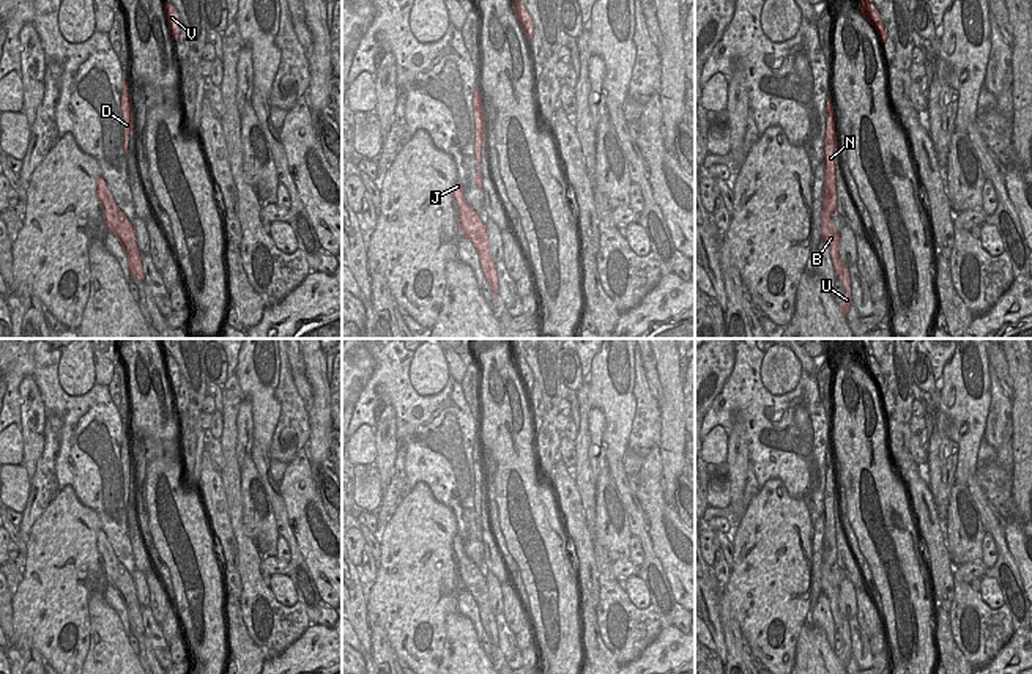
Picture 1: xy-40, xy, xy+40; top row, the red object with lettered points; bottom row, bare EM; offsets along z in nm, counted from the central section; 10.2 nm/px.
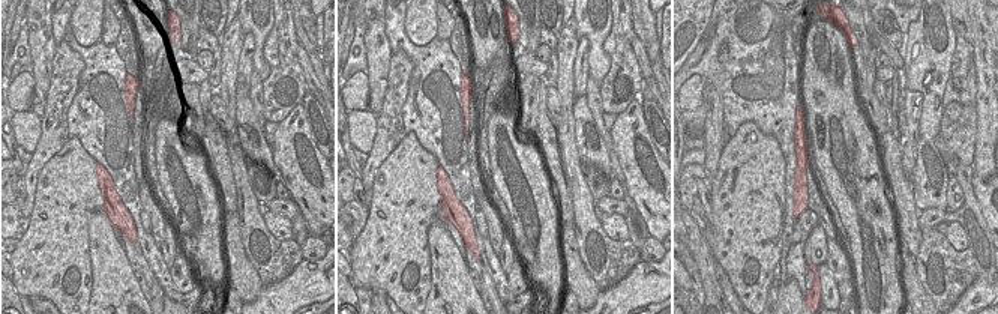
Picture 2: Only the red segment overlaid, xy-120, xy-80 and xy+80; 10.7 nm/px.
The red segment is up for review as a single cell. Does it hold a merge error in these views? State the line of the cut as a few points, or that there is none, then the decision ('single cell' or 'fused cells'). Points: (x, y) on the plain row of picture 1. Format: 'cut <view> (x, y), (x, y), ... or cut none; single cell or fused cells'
cut xy+40 (823, 561), (823, 566), (829, 570); fused cells

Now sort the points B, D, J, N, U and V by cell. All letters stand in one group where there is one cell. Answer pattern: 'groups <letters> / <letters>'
groups B J U / D N V

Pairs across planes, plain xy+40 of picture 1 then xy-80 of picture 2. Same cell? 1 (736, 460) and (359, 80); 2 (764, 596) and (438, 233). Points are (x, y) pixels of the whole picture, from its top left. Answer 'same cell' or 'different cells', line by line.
1: different cells
2: different cells

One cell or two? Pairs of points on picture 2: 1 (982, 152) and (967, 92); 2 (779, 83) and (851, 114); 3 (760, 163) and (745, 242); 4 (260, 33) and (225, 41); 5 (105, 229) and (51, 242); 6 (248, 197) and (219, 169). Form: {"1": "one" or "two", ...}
{"1": "two", "2": "two", "3": "one", "4": "two", "5": "two", "6": "two"}

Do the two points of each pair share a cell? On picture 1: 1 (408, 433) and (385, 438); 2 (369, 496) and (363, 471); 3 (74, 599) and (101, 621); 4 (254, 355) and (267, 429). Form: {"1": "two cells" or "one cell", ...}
{"1": "two cells", "2": "one cell", "3": "two cells", "4": "one cell"}

